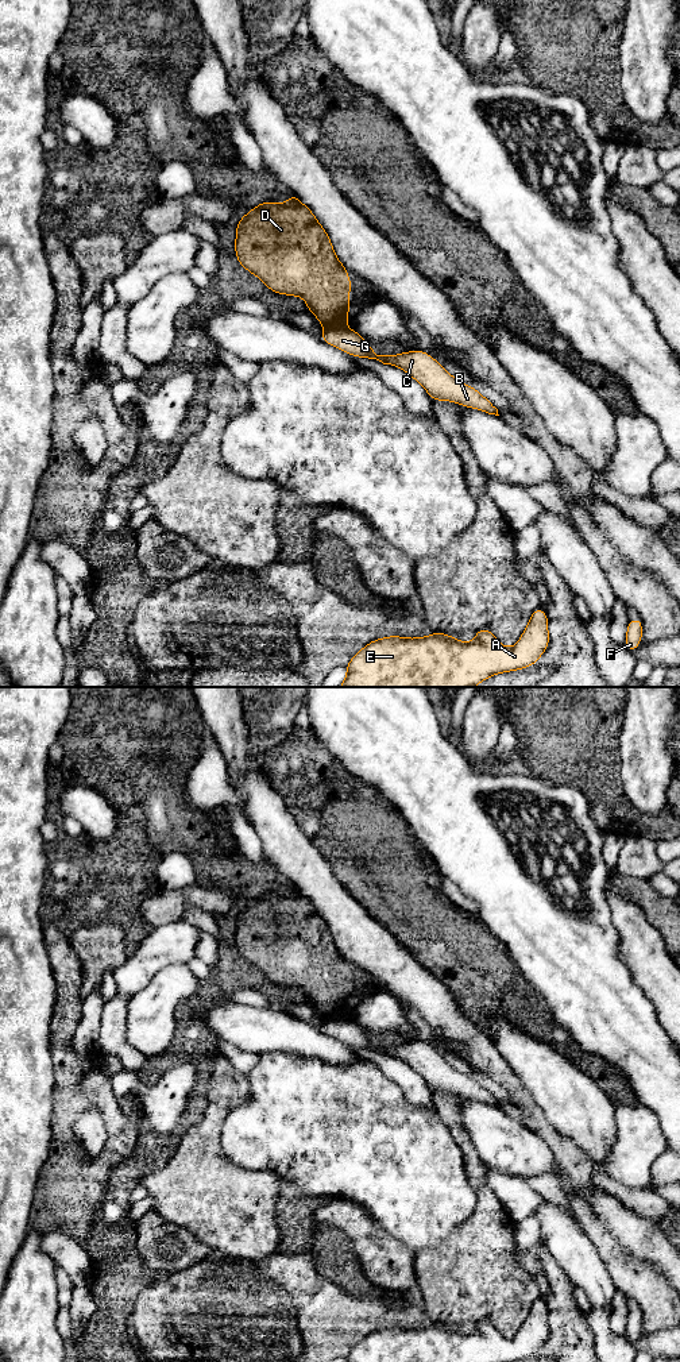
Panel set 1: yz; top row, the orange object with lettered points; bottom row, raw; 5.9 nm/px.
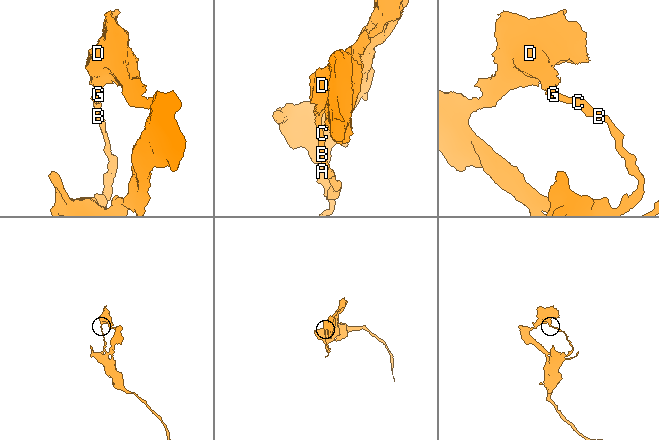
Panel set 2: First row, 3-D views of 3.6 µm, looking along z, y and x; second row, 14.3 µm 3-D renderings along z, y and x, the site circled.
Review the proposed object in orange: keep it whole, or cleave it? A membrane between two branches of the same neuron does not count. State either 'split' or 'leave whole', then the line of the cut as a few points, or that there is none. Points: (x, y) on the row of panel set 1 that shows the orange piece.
split; cut yz (344, 327), (329, 327), (325, 330)

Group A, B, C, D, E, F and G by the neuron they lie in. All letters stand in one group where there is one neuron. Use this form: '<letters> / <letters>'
A B C E F G / D

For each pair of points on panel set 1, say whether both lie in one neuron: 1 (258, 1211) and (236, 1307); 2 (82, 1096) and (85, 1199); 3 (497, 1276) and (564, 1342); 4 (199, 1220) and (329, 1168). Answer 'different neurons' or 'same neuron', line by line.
1: different neurons
2: same neuron
3: different neurons
4: different neurons

